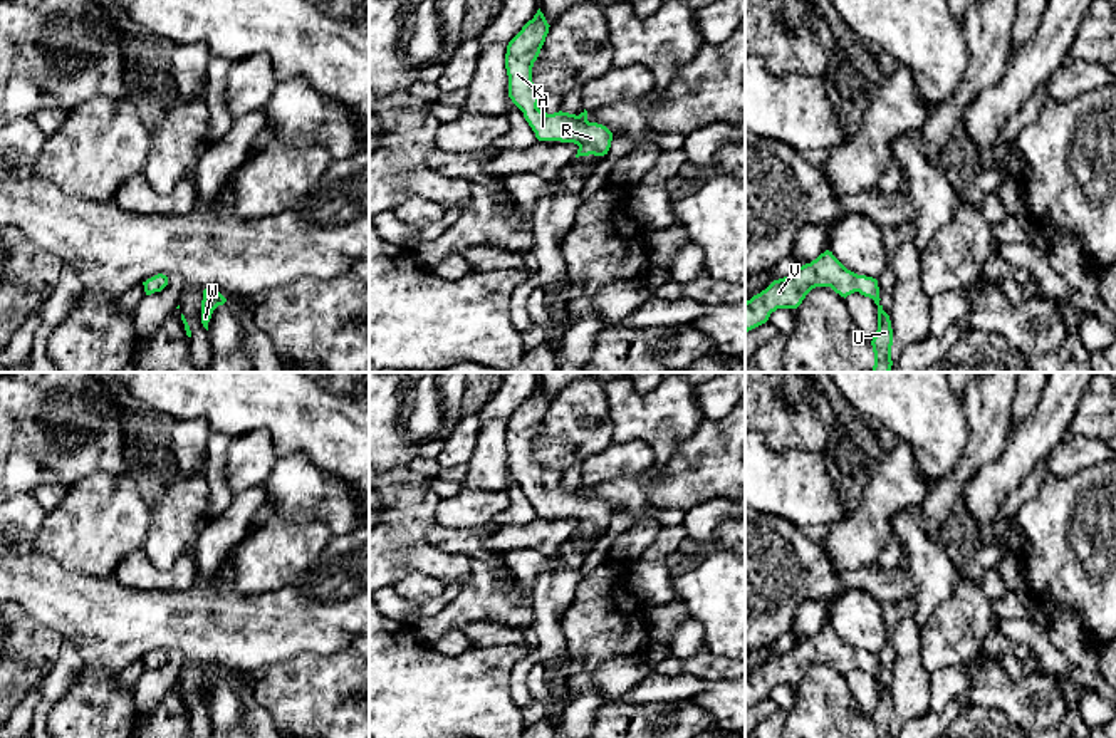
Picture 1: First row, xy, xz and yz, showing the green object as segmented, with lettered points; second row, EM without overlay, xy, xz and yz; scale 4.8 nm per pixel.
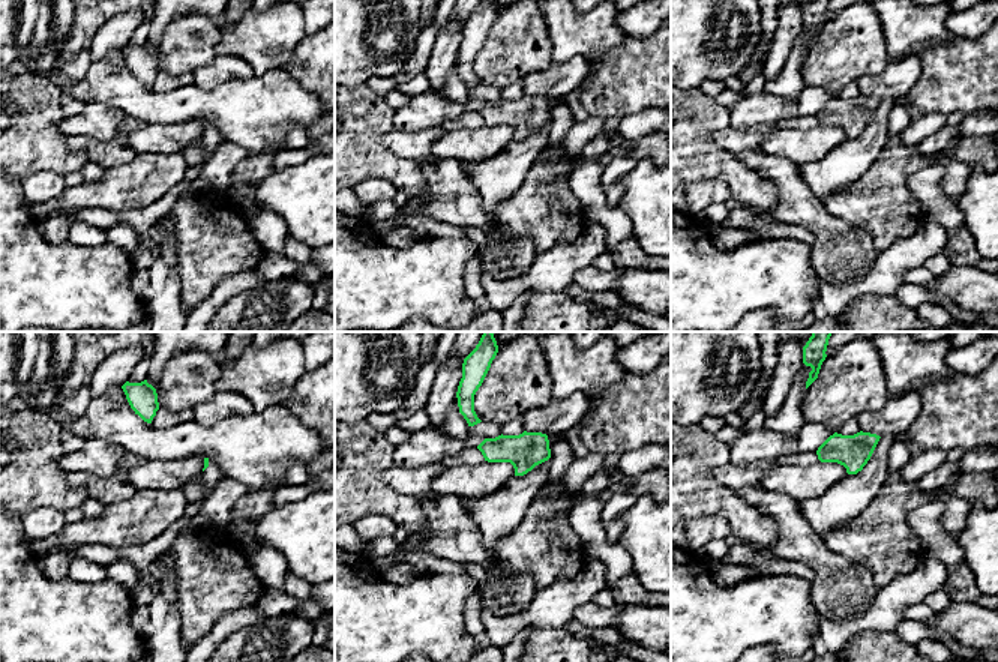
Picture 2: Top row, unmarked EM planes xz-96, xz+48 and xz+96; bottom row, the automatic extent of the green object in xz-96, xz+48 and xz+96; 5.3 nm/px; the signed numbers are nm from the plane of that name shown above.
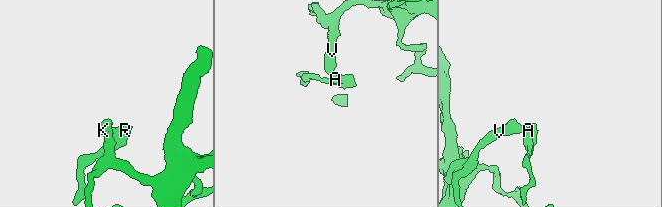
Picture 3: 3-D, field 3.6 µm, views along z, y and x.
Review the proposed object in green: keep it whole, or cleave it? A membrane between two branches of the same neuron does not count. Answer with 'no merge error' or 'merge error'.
no merge error

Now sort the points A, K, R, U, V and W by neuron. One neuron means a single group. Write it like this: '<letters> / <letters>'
A K R U V W

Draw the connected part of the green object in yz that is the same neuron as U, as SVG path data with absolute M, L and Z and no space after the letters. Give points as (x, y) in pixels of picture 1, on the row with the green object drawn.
M826 250L811 263L799 267L789 277L774 280L765 290L745 302L745 332L765 324L777 309L797 309L816 287L831 287L841 297L859 292L878 305L878 330L871 340L874 352L873 372L889 372L893 329L889 315L879 304L878 280L847 270L832 252Z

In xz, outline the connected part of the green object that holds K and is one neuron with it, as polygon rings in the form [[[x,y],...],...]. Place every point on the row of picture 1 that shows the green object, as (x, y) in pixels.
[[[539,8],[534,18],[508,42],[505,54],[508,97],[524,112],[539,141],[574,143],[579,146],[576,158],[604,156],[611,148],[613,133],[602,124],[589,122],[586,109],[576,116],[562,111],[547,114],[537,107],[542,92],[532,82],[532,67],[549,27]]]

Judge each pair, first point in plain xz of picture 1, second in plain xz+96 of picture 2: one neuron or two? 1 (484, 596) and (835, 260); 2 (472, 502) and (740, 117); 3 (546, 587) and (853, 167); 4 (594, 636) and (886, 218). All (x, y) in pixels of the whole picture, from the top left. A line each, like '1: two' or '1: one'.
1: one
2: one
3: one
4: one

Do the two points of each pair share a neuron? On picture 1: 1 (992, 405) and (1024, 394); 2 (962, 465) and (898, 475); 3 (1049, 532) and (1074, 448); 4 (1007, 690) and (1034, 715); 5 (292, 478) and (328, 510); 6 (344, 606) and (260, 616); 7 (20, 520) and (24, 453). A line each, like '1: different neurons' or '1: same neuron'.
1: different neurons
2: different neurons
3: different neurons
4: same neuron
5: same neuron
6: same neuron
7: different neurons

